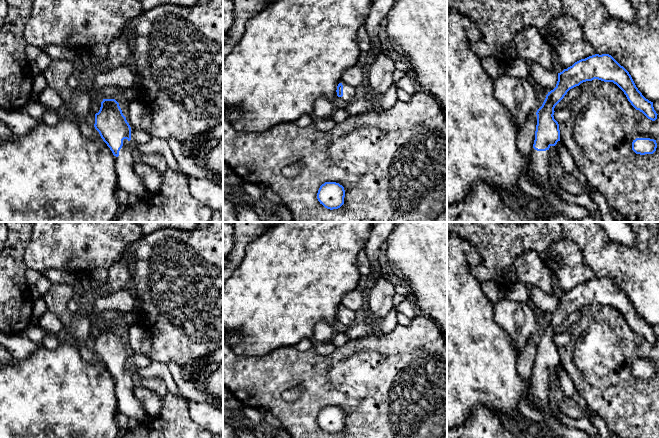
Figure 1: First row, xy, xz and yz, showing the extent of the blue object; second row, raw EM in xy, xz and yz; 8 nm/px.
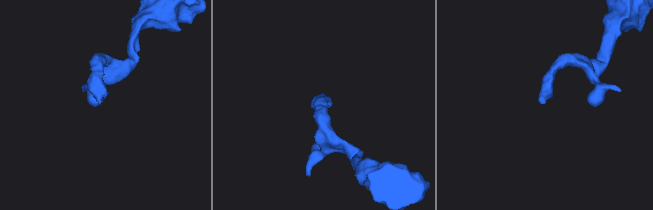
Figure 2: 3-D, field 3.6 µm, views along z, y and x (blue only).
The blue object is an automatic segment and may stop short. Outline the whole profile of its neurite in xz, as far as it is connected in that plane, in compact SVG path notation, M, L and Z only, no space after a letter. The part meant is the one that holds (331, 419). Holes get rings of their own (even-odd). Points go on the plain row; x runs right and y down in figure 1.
M325 406L317 417L317 423L325 432L338 433L344 428L345 414L336 406Z

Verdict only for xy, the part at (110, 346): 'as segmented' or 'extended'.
extended

